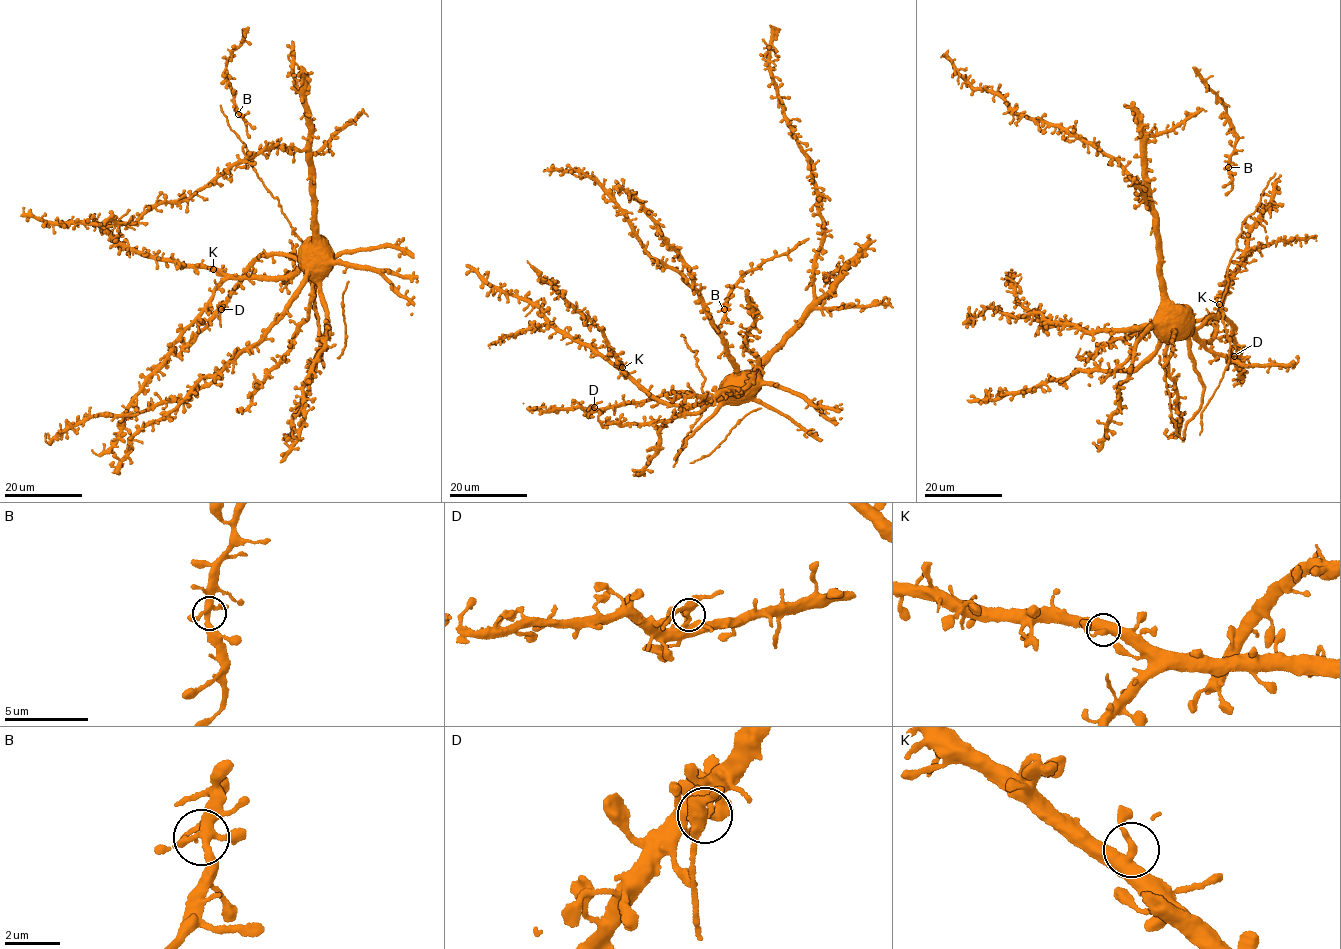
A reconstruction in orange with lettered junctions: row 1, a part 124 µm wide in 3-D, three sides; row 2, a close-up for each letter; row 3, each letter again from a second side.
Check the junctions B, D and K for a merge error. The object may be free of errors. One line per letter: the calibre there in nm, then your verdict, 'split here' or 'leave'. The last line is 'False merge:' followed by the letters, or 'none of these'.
B: calibre 320 nm; leave
D: calibre 340 nm; split here
K: calibre 320 nm; leave
False merge: D

